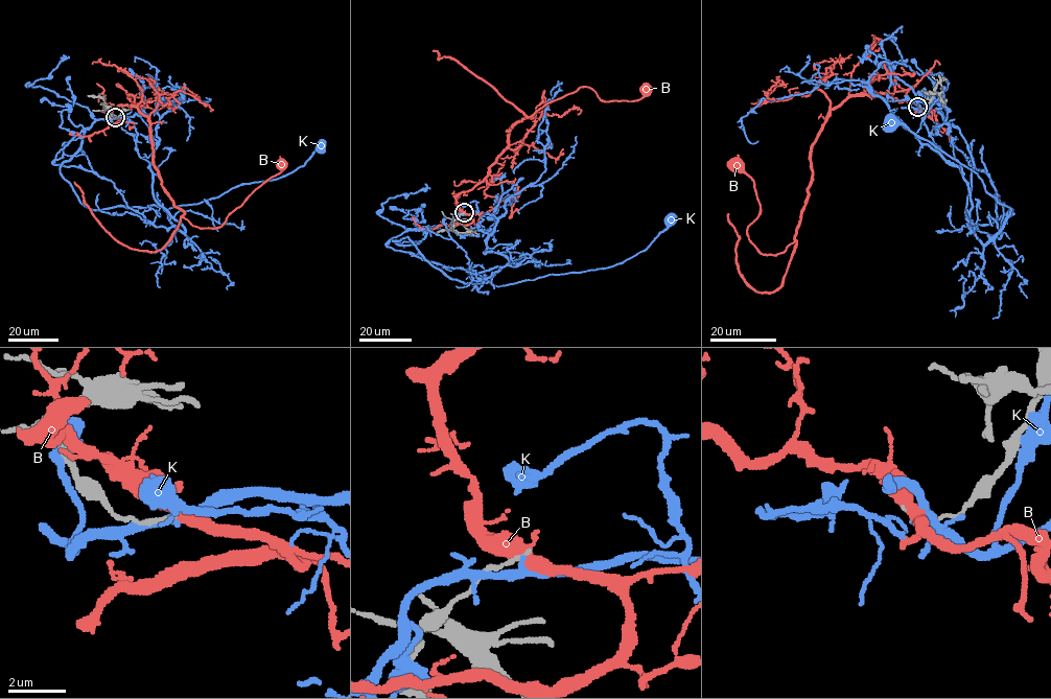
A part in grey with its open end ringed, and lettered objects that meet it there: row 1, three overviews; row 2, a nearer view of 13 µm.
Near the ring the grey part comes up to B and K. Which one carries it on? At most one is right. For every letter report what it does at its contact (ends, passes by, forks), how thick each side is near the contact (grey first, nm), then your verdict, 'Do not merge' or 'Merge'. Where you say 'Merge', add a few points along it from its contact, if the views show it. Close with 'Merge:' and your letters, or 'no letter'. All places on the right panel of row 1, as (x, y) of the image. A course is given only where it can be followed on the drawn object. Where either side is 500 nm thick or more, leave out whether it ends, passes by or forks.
B: It forks there. Thickness 120 nm (grey) against 400 nm. Do not merge
K: It passes by. Thickness 160 nm (grey) against 320 nm. Do not merge
Merge: no letter

